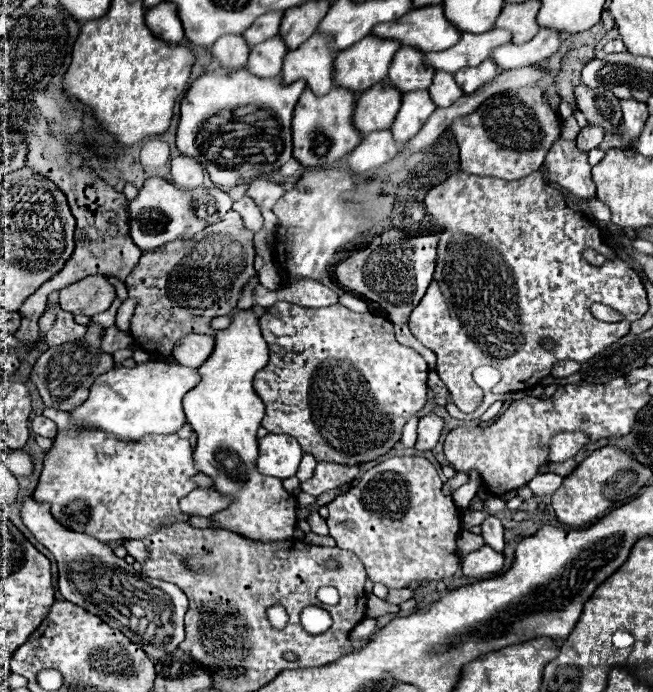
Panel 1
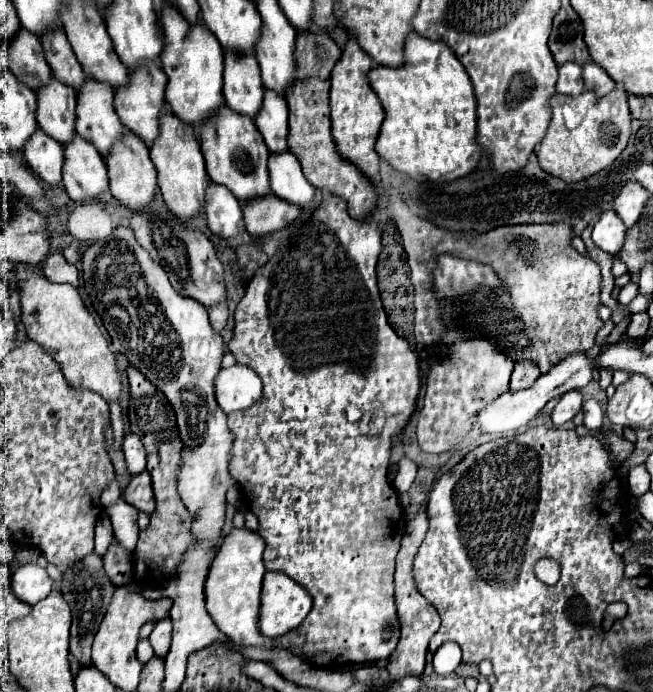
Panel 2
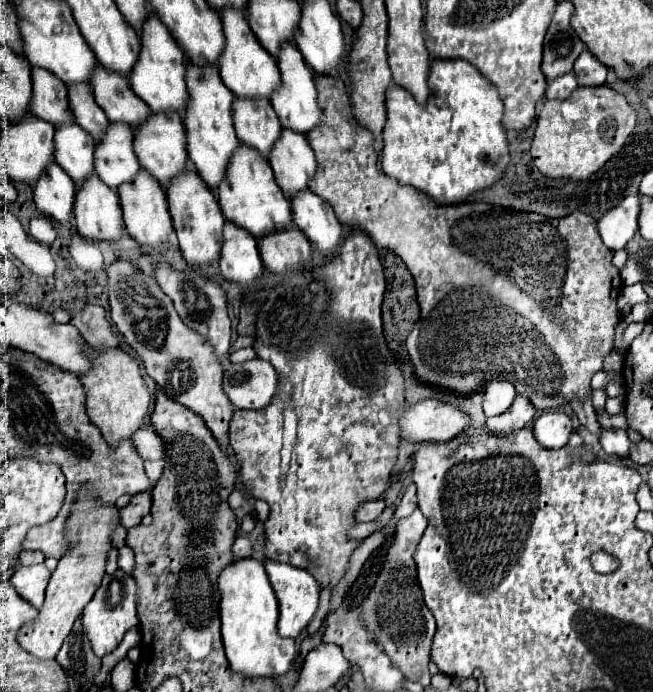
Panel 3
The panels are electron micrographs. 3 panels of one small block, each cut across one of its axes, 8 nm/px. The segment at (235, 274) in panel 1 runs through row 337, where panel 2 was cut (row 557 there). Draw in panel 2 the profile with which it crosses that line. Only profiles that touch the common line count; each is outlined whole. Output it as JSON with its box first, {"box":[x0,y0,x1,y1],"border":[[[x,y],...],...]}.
{"box":[128,366,196,588],"border":[[[134,366],[128,368],[130,380],[130,430],[140,436],[146,454],[148,454],[148,472],[154,484],[156,510],[150,516],[150,526],[140,532],[138,544],[134,550],[134,582],[140,588],[158,588],[164,586],[172,576],[176,576],[178,566],[184,560],[188,548],[196,544],[192,534],[192,514],[186,510],[178,494],[178,468],[182,454],[182,438],[176,424],[176,414],[164,394],[154,388]]]}

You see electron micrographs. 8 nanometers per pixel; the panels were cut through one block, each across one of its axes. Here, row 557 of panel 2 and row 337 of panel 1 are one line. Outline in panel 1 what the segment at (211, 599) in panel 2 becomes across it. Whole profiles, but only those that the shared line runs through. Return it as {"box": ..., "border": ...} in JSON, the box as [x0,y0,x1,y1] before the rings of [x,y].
{"box":[184,310,296,540],"border":[[[252,310],[236,312],[232,324],[226,330],[216,332],[216,346],[210,358],[198,368],[202,380],[196,388],[192,388],[184,396],[184,412],[188,424],[194,428],[198,436],[198,444],[194,448],[194,464],[196,470],[210,476],[214,480],[214,490],[232,498],[226,510],[216,512],[210,520],[214,528],[228,530],[252,540],[288,540],[296,528],[296,498],[288,490],[284,490],[280,478],[270,478],[258,472],[258,438],[256,430],[264,418],[264,402],[256,396],[252,388],[252,378],[258,370],[268,364],[268,344],[264,342],[258,326],[258,316]]]}

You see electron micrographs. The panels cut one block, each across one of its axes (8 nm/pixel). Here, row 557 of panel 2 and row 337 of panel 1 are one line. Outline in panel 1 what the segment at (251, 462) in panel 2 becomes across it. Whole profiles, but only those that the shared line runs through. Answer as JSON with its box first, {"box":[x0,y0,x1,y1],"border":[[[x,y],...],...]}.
{"box":[254,300,428,466],"border":[[[278,300],[274,306],[266,308],[264,314],[260,316],[260,328],[262,328],[264,340],[270,346],[270,362],[266,364],[266,368],[256,372],[256,376],[254,376],[254,390],[266,404],[266,416],[262,420],[262,426],[272,434],[294,436],[298,440],[298,444],[302,446],[302,450],[314,454],[316,460],[340,462],[340,464],[348,464],[348,466],[376,460],[378,456],[386,454],[400,440],[402,428],[408,422],[408,418],[418,414],[418,410],[426,404],[426,392],[428,392],[428,386],[426,386],[428,366],[426,366],[426,362],[420,358],[420,354],[416,354],[416,350],[402,346],[394,336],[392,324],[380,316],[358,314],[358,312],[348,310],[342,304],[332,304],[326,308],[304,308],[304,306],[296,306],[296,304]]]}

